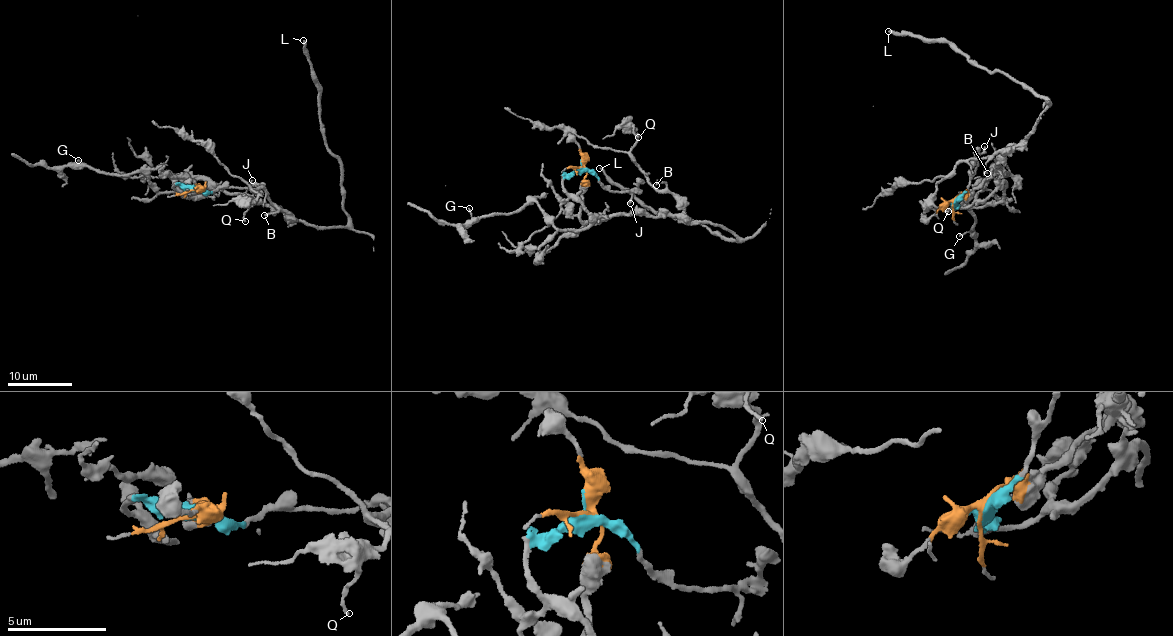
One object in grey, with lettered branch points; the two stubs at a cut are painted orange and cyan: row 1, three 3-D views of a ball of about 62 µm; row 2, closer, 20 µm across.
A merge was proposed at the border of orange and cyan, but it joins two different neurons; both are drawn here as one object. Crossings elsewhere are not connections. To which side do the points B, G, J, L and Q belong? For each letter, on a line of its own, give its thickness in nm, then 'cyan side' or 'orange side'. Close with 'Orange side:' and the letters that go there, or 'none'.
B: calibre 190 nm; orange side
G: calibre 180 nm; cyan side
J: calibre 170 nm; cyan side
L: calibre 260 nm; orange side
Q: calibre 130 nm; orange side
Orange side: B, L, Q

